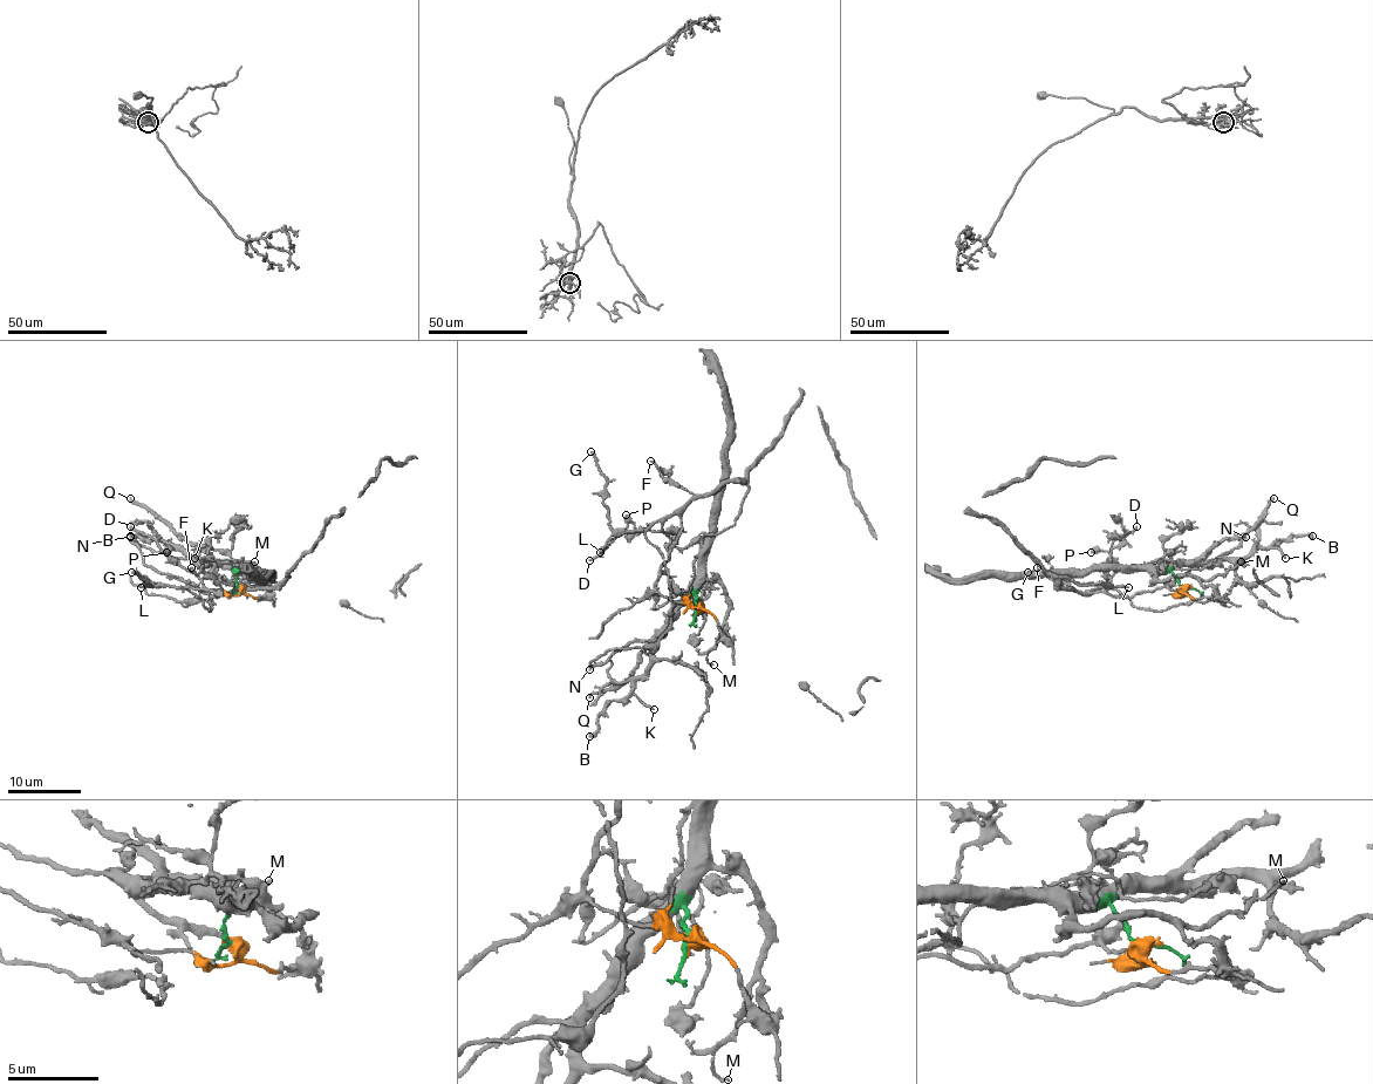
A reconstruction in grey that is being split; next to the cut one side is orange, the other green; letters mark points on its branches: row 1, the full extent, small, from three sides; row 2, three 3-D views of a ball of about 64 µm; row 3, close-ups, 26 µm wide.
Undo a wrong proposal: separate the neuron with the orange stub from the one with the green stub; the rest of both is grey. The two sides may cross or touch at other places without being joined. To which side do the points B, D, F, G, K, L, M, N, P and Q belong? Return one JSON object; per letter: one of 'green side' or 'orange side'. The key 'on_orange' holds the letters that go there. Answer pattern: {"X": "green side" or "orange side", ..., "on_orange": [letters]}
{"B": "green side", "D": "orange side", "F": "orange side", "G": "orange side", "K": "green side", "L": "orange side", "M": "green side", "N": "green side", "P": "orange side", "Q": "green side", "on_orange": ["D", "F", "G", "L", "P"]}

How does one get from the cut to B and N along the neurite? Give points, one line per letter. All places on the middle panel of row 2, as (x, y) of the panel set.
B: (696, 609), (695, 597), (656, 642), (654, 663), (624, 697), (614, 699), (588, 737)
N: (696, 609), (696, 598), (689, 598), (649, 640), (627, 642), (588, 669)

